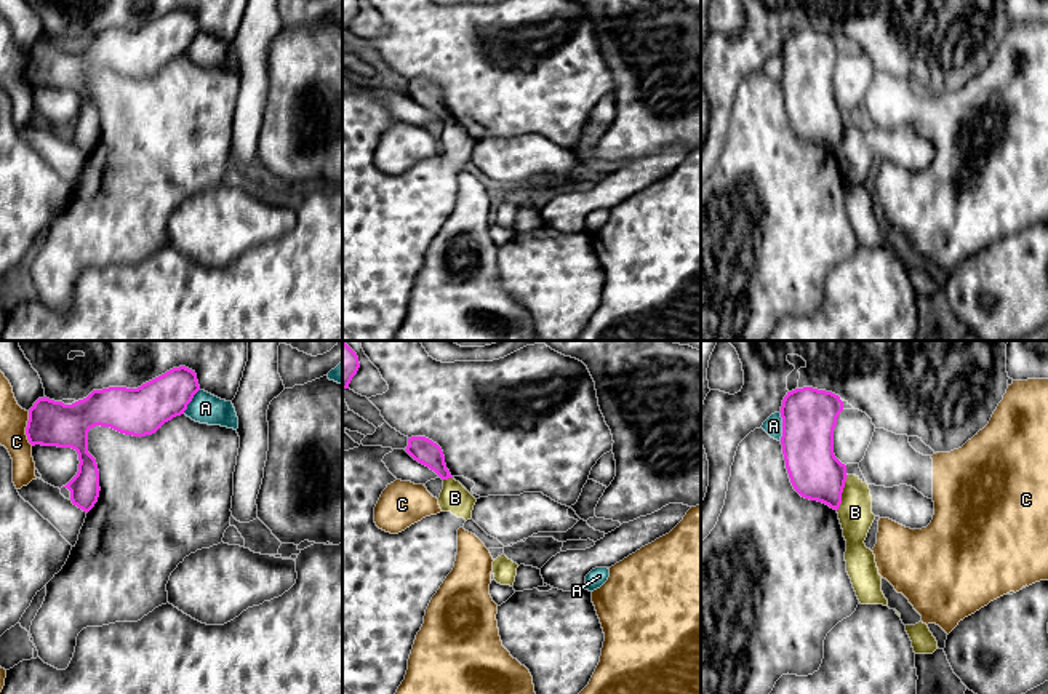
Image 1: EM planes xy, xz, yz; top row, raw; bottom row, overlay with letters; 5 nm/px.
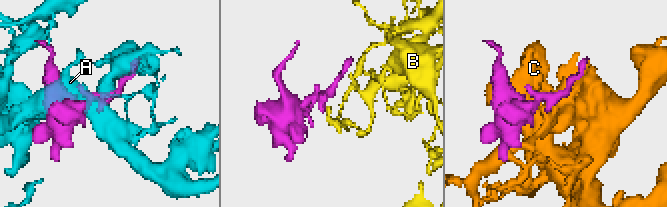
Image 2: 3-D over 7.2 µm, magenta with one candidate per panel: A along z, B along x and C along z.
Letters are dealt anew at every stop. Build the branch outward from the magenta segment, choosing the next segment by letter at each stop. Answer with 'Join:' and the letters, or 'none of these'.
Join: none of these

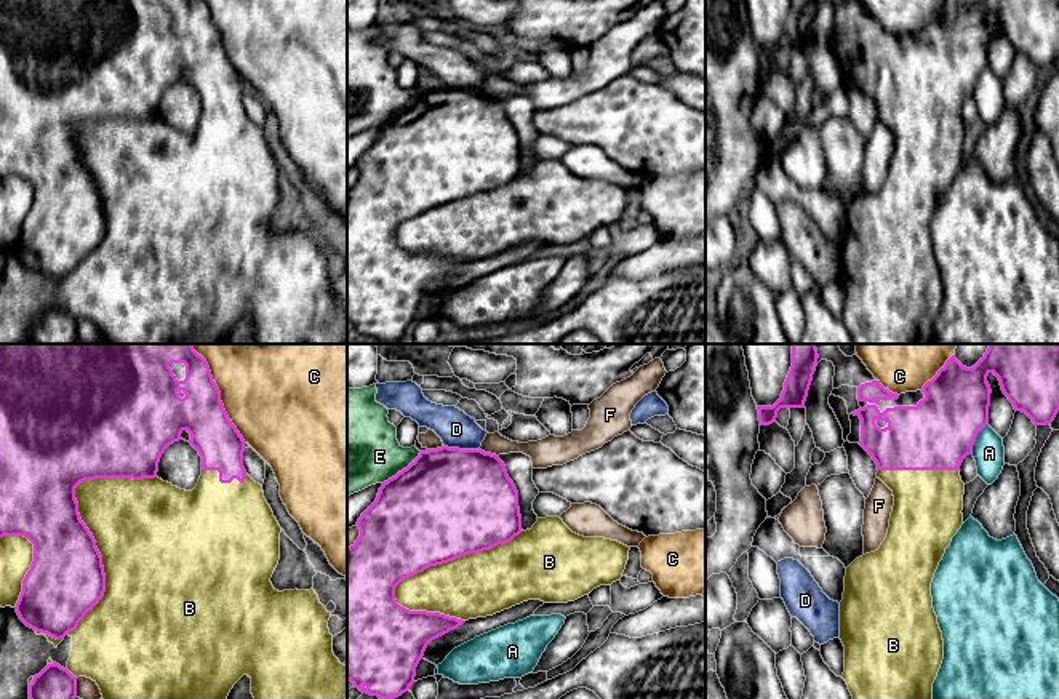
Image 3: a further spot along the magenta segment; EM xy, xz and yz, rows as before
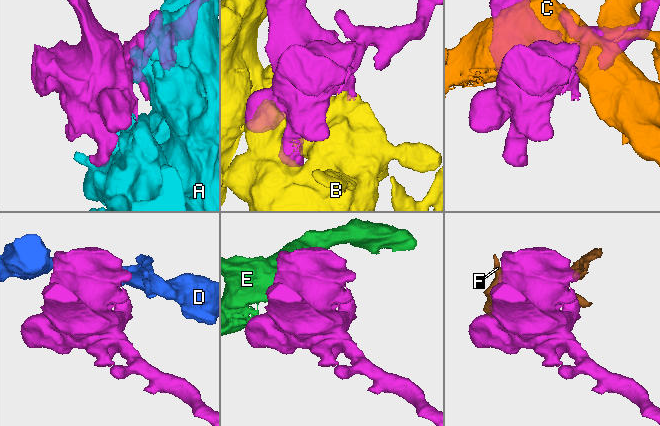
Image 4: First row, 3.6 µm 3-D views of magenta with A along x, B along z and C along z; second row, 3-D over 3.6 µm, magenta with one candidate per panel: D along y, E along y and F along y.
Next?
Join: B

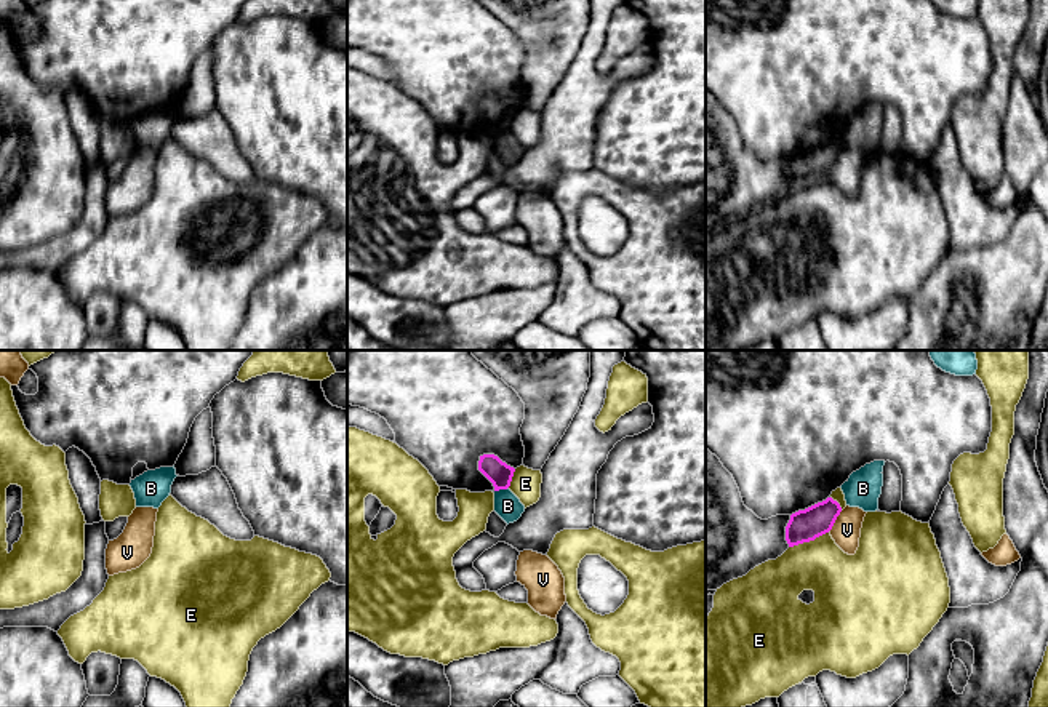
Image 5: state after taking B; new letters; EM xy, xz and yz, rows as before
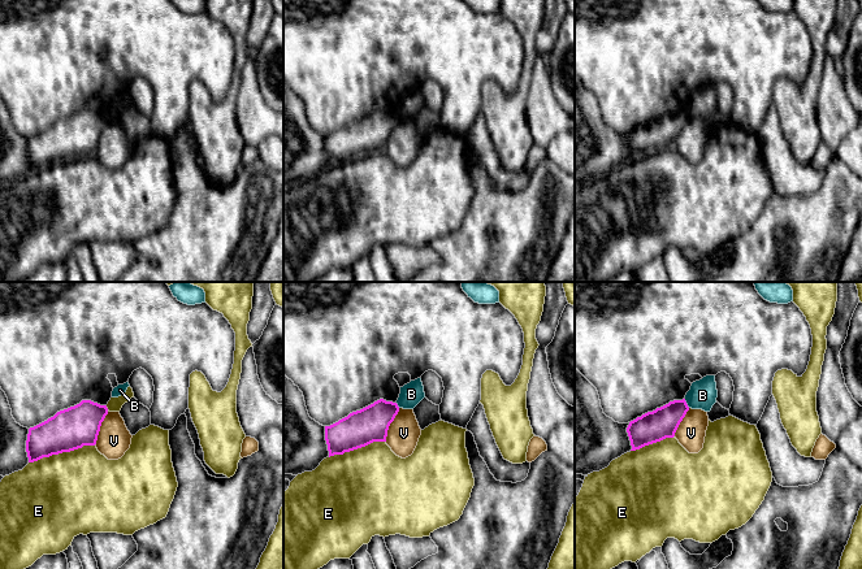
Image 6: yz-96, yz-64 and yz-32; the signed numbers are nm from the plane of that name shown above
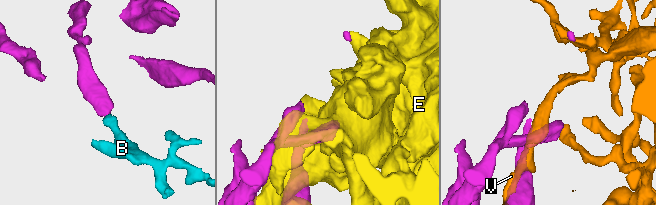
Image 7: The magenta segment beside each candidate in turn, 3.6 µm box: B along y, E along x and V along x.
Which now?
Join: none of these

